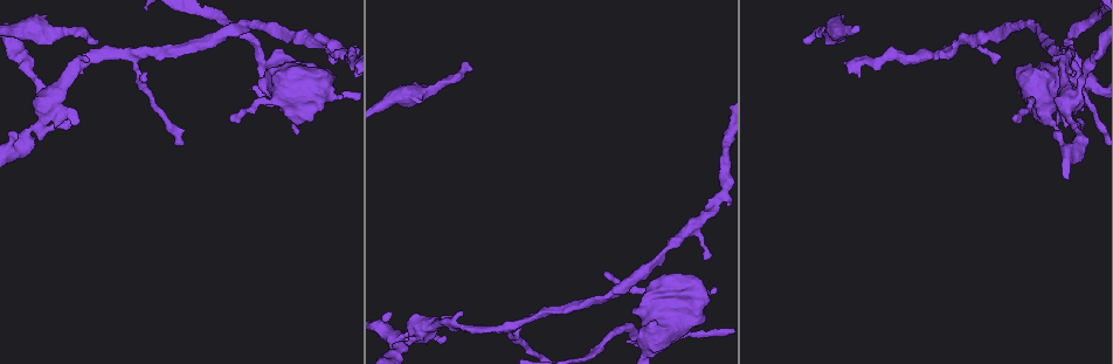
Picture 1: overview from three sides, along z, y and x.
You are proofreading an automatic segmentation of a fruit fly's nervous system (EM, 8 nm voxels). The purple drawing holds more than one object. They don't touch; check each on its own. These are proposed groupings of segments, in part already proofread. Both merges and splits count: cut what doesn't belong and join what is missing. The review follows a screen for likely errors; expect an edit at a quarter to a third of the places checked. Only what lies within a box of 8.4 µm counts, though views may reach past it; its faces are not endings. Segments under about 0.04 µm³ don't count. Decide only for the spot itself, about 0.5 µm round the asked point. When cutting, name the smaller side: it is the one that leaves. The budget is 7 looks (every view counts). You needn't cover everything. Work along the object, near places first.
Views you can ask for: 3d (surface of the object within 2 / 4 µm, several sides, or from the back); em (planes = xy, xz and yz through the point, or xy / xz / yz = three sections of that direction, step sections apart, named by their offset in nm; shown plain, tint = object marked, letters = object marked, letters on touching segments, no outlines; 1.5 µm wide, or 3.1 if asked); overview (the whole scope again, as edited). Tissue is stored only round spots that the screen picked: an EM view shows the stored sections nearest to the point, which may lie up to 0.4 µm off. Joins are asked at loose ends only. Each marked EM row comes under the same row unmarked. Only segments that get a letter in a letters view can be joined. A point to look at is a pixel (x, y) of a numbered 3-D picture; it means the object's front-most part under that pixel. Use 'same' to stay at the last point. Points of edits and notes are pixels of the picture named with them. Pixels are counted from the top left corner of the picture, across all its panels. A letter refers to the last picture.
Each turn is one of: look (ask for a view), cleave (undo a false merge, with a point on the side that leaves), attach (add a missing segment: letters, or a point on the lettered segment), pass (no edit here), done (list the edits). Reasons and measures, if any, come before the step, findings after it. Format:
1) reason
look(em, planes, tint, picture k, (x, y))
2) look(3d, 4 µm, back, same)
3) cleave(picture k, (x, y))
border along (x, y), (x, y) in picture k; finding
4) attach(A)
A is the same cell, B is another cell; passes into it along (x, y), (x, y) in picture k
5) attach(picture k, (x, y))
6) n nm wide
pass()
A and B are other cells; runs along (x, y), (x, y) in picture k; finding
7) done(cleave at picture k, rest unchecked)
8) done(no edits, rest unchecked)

an open end
look(3d, 4 µm, picture 1, (604, 273))

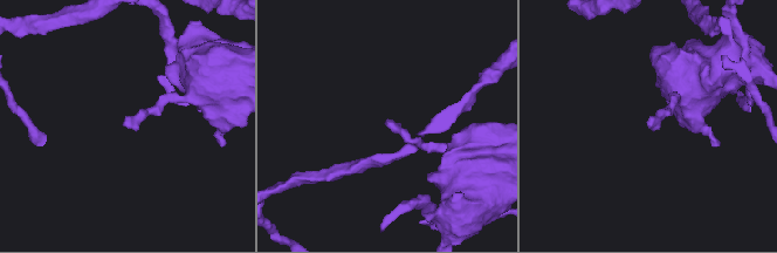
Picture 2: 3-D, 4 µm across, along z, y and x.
need the tissue
look(em, xy, step 4, tint, picture 2, (126, 124))

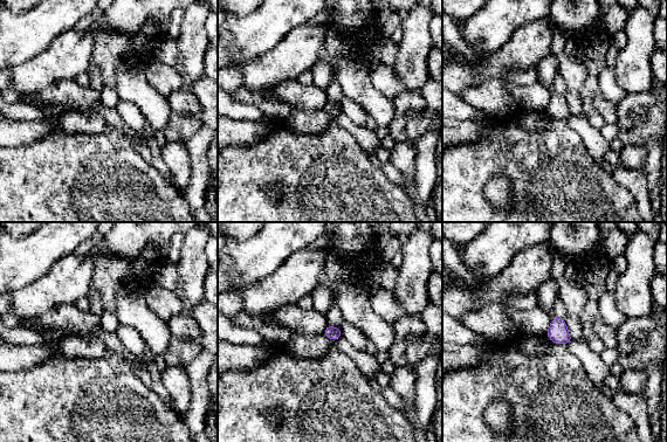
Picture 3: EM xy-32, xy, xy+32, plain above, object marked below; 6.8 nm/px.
look(em, planes, letters, same)

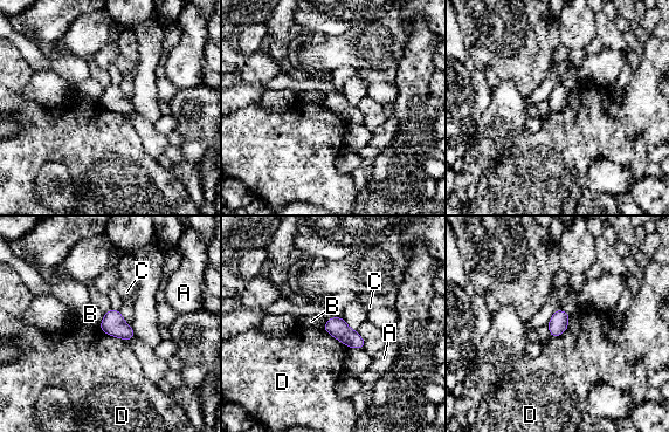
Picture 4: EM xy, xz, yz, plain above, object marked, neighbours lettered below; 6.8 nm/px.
D touches over 220 nm
pass()
A, B, C and D are other cells; none of them fits

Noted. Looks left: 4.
thick turns thin
look(3d, 2 µm, back, picture 1, (46, 100))

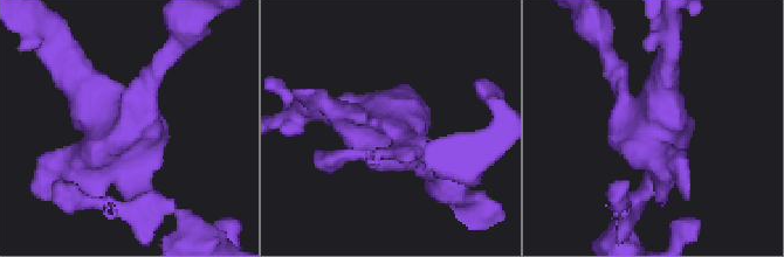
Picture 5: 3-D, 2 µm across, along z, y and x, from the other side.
need the tissue
look(em, planes, letters, picture 5, (657, 130))

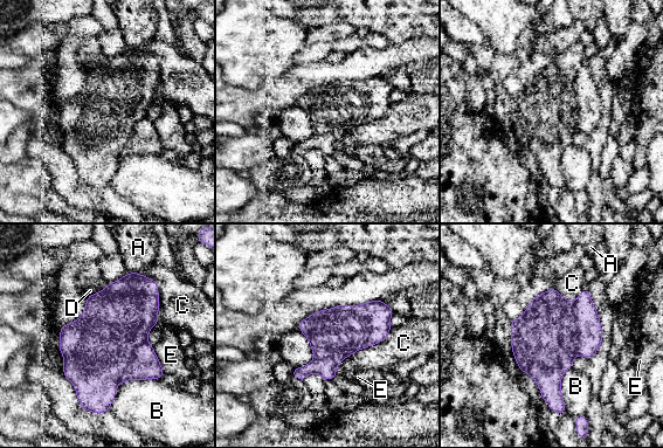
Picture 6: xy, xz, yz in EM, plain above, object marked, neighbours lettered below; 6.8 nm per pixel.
480 nm wide
cleave(picture 6, (589, 328))
A, B, C, D and E are other cells; border along (573, 303), (579, 333), (578, 353) in picture 6; two neurons meet here

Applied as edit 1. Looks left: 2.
an open end
look(3d, 4 µm, picture 1, (98, 42))

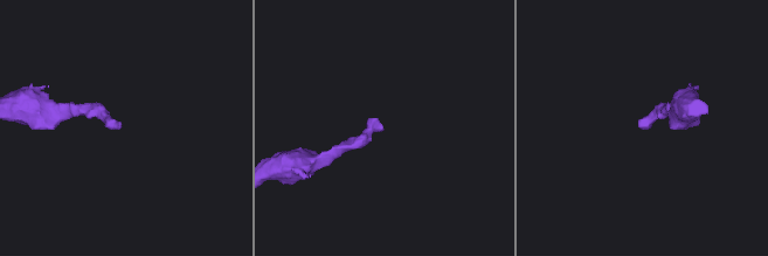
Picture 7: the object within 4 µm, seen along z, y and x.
look(em, planes, letters, picture 7, (649, 128))

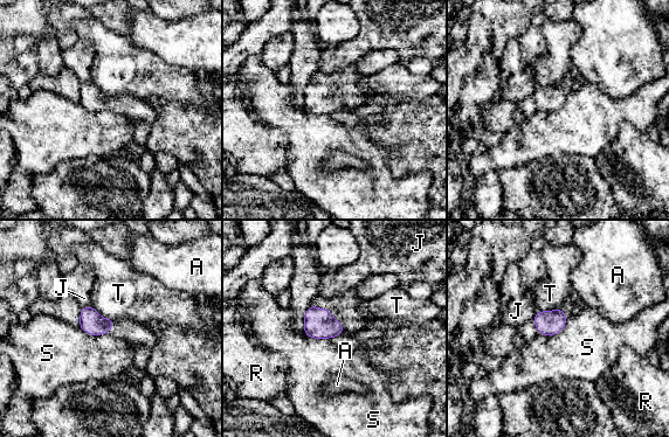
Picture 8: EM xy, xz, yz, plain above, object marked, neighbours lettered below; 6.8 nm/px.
pass()
A, J, R, S and T are other cells; none of them fits

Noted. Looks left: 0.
done(cleave at picture 6, rest unchecked)

